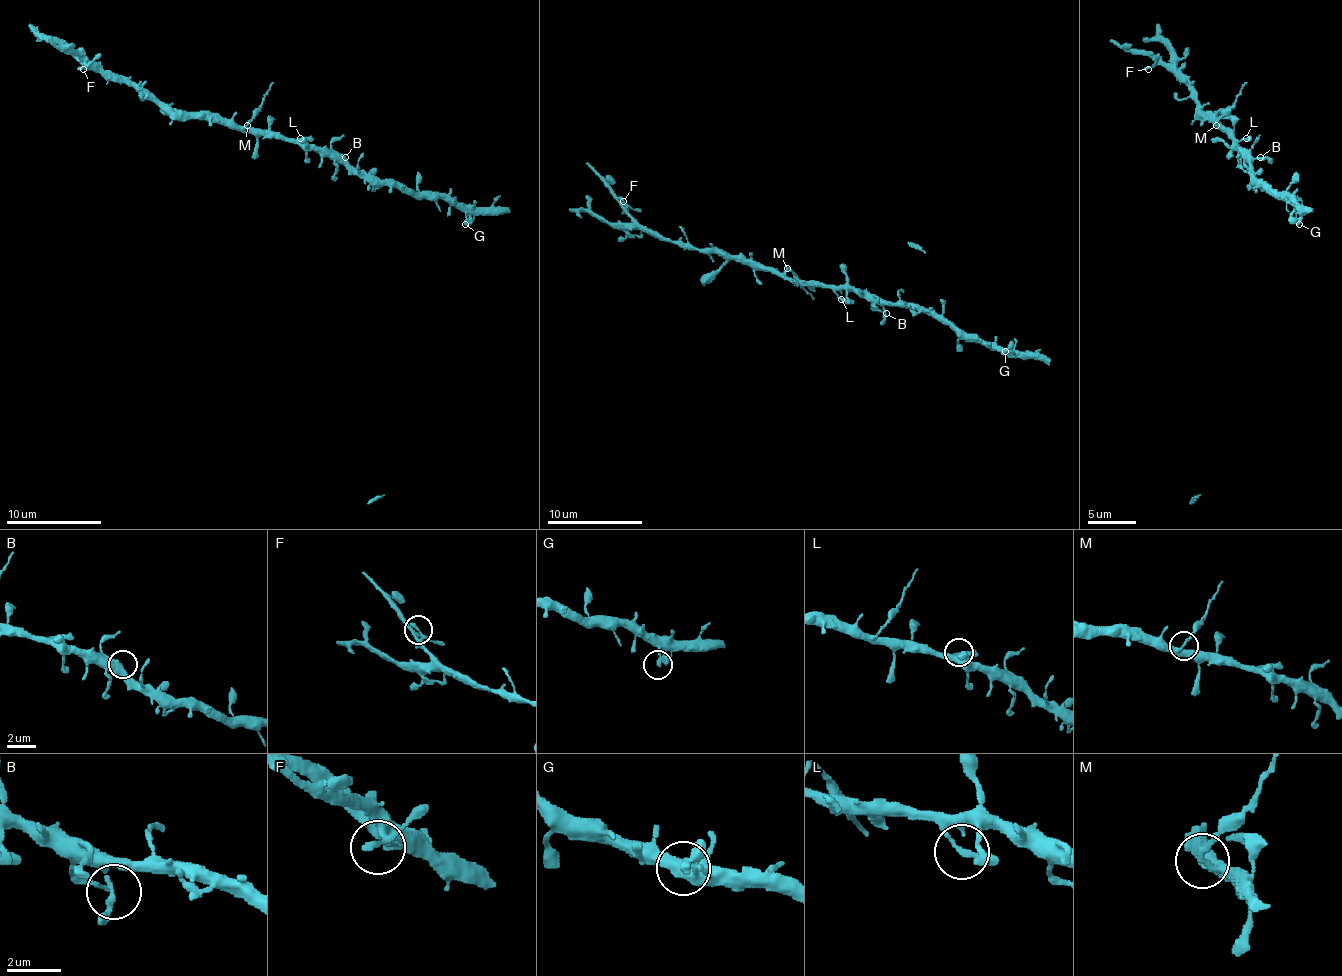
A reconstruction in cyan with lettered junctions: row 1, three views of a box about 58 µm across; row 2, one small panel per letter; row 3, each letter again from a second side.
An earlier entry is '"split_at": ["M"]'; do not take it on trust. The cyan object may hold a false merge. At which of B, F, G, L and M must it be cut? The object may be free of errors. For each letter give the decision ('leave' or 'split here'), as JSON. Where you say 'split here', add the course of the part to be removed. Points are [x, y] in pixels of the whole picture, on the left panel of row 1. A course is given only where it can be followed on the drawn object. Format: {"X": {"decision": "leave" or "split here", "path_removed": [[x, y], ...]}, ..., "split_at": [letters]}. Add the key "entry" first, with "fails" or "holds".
{"entry": "holds", "B": {"decision": "leave"}, "F": {"decision": "leave"}, "G": {"decision": "leave"}, "L": {"decision": "leave"}, "M": {"decision": "split here", "path_removed": [[248, 126], [274, 83]]}, "split_at": ["M"]}

